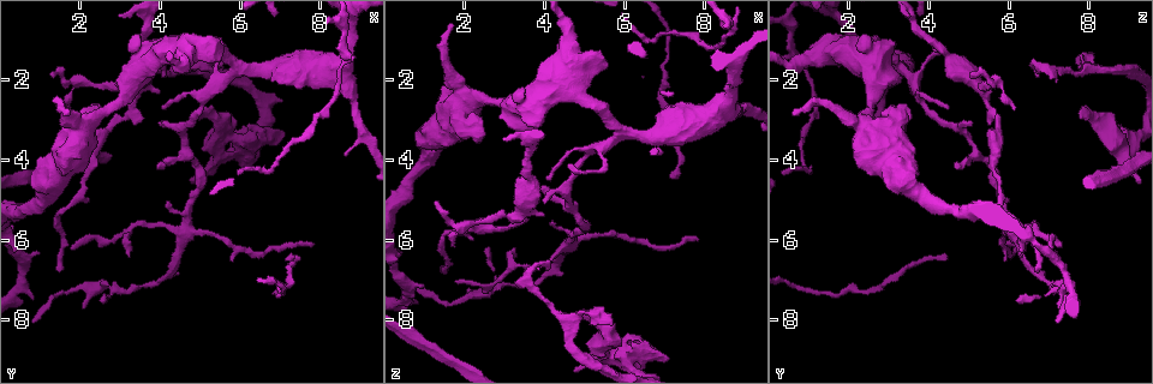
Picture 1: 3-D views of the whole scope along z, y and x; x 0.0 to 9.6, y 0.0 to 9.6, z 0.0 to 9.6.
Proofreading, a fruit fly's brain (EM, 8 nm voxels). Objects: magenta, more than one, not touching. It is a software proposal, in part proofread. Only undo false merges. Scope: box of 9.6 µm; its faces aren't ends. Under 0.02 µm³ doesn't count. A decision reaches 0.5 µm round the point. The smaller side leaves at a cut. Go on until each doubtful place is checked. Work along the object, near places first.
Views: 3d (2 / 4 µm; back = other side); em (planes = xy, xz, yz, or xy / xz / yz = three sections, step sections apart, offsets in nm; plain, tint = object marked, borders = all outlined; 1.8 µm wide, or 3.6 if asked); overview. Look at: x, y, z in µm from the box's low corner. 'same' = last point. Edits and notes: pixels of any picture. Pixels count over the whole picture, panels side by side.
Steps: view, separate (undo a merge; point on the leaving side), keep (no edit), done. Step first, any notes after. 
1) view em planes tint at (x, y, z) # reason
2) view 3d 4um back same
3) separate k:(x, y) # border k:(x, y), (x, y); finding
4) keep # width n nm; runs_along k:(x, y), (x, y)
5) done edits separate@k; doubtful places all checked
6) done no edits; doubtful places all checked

view 3d 2um at (3.35, 2.30, 5.45) # thin arm on a thick one

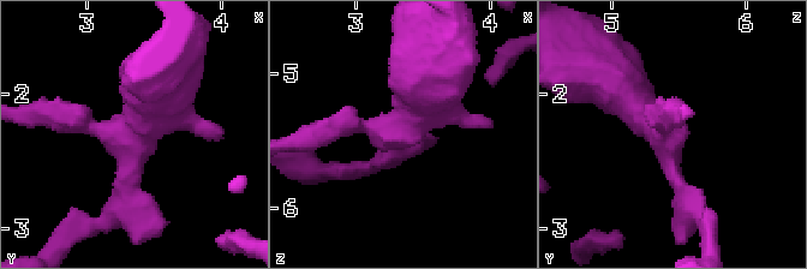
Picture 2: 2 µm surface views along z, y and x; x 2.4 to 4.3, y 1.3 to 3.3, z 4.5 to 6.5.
view em planes plain at (3.32, 2.26, 5.40)

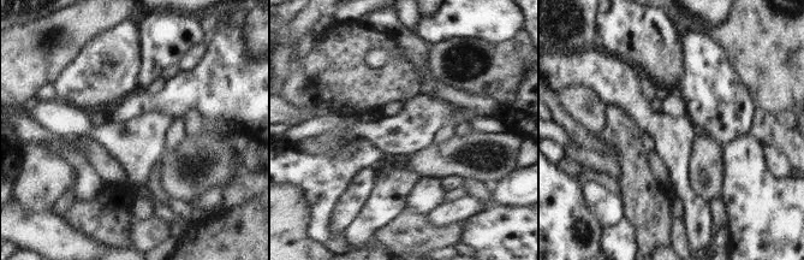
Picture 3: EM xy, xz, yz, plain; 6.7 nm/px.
view em planes tint same # where the object lies

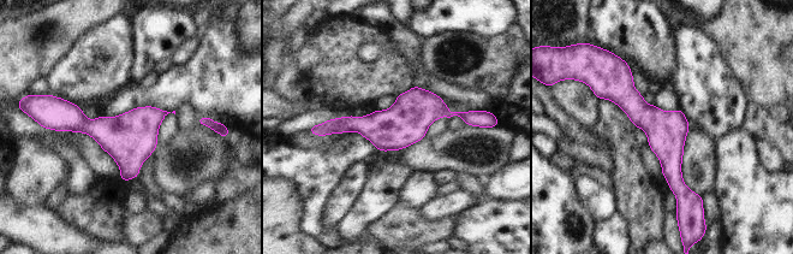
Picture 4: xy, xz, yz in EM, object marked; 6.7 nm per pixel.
keep # width 260 nm; one neuron here

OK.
view em planes tint at (4.55, 1.80, 8.15)

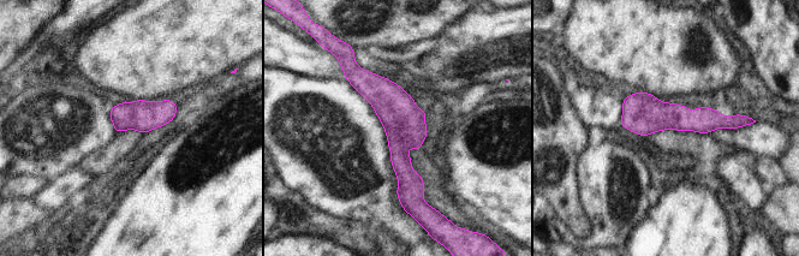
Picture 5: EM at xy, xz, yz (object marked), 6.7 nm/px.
keep # runs_along 5:(357, 69), (399, 114), (404, 200); one neuron here

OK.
view em xz step 16 plain at (2.30, 2.15, 5.55) # thin neck

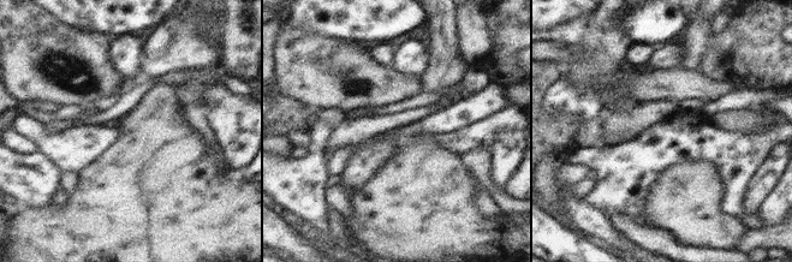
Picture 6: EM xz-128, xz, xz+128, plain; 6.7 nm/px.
view em xz step 16 tint same

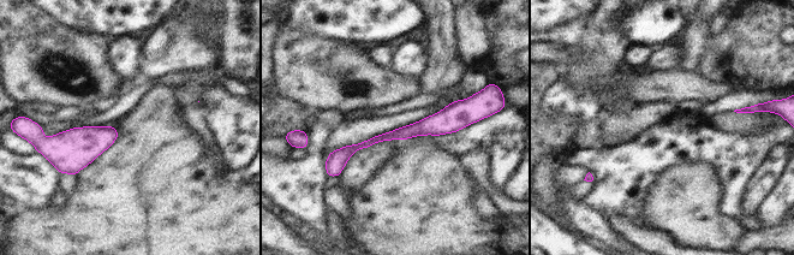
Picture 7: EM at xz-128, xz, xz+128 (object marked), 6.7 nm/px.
keep # runs_along 7:(466, 117), (378, 137), (330, 160); continuous, no second neuron

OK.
view em planes plain at (4.65, 5.90, 6.15) # four arms meet

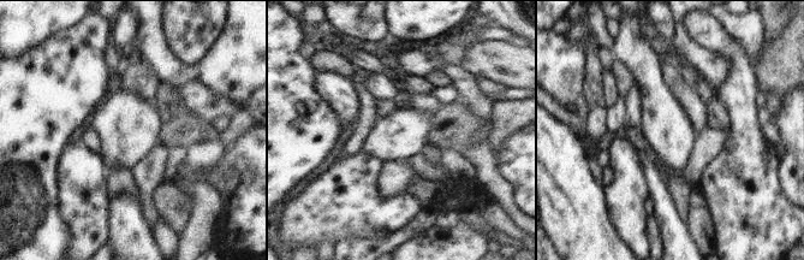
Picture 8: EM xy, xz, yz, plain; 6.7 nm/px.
view em planes tint same

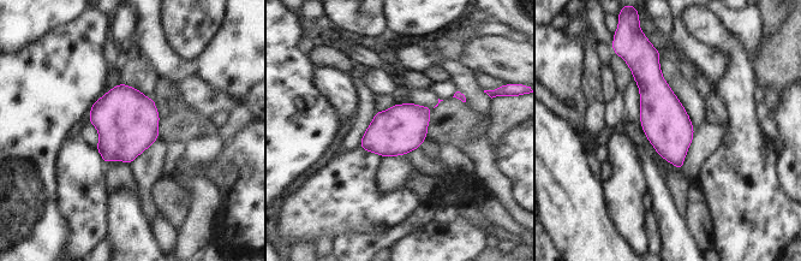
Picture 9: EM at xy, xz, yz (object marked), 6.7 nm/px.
keep # all the same neuron

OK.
done no edits; doubtful places all checked

